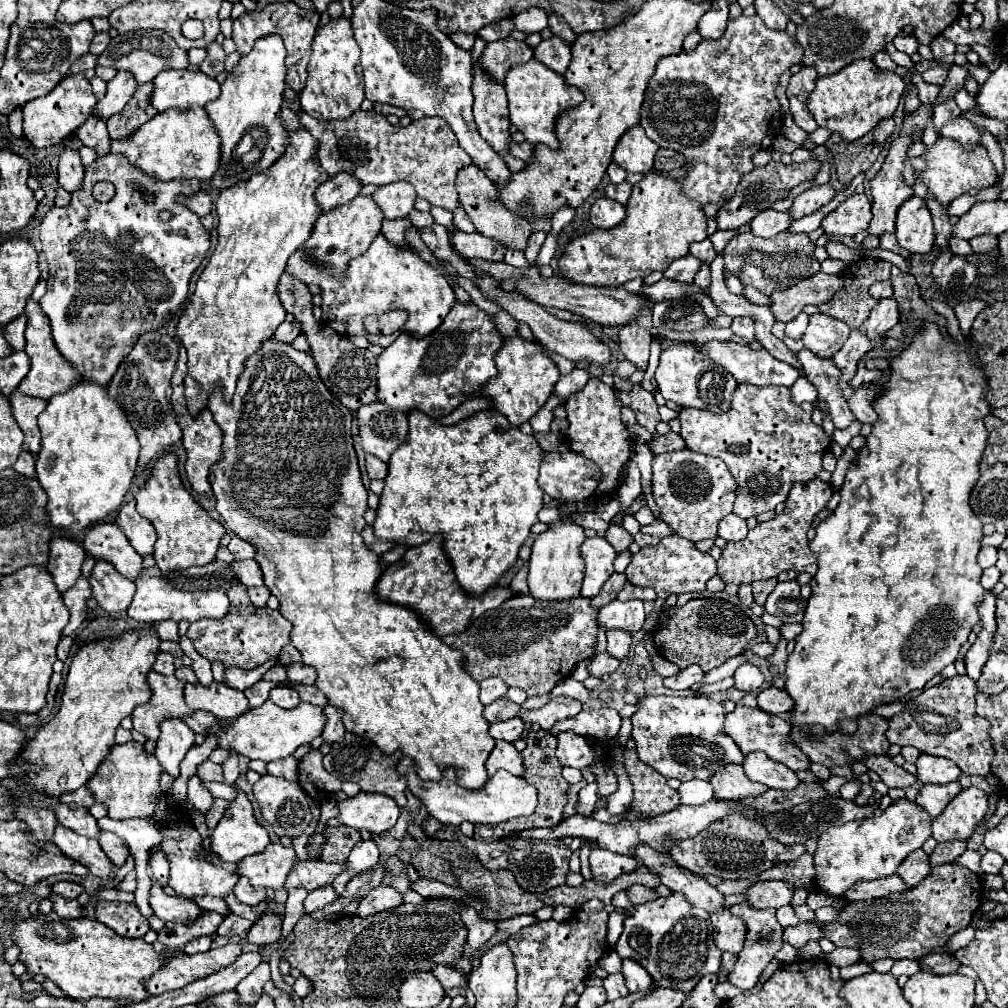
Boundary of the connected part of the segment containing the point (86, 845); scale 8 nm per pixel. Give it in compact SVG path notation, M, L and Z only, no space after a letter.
M57 825L57 831L53 835L53 843L71 859L85 865L93 875L111 881L117 877L117 869L113 863L109 863L109 857L101 851L97 839L81 837L63 825Z

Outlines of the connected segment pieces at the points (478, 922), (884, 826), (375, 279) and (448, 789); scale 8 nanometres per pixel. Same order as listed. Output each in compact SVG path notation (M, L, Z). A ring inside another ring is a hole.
M461 909L461 915L467 923L467 929L469 929L469 935L467 935L467 943L473 951L481 949L483 943L487 943L495 931L497 931L497 925L495 921L485 921L485 919L479 919L477 917L477 911L475 909Z
M907 799L893 801L891 807L879 817L851 821L841 827L831 827L819 837L817 851L813 855L815 865L815 889L835 899L843 897L849 887L859 881L875 881L889 877L897 871L901 861L919 849L931 837L929 815Z
M377 235L371 243L371 247L351 259L349 271L343 279L335 279L329 275L323 275L319 271L319 267L315 265L311 259L305 259L305 251L297 251L289 257L287 261L287 271L301 279L303 283L315 283L321 287L321 309L323 309L323 323L327 327L331 327L333 331L341 333L341 335L365 335L371 343L379 343L379 345L389 345L389 335L387 337L375 337L371 333L365 331L363 327L363 319L369 315L383 315L395 309L405 311L407 323L403 325L403 333L411 335L411 337L425 337L429 333L433 333L443 319L447 317L447 313L451 311L451 307L455 305L455 293L453 287L447 283L447 279L433 269L429 263L425 263L417 253L413 251L403 251L395 245L391 245L383 235Z
M401 759L397 769L407 775L407 787L413 791L415 797L419 797L425 803L427 813L431 817L435 817L437 821L441 821L443 825L459 827L463 821L469 821L473 825L503 823L503 821L513 819L513 817L533 815L533 811L537 807L537 789L531 783L527 783L523 777L515 777L509 771L497 771L495 775L489 777L489 783L485 785L485 789L469 791L469 789L463 789L455 783L455 773L451 769L445 771L445 775L439 783L421 781L413 771L411 759Z

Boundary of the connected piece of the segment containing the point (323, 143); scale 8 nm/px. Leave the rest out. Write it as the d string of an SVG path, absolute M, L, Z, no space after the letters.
M299 111L299 123L317 141L317 159L329 177L349 173L363 185L387 185L407 181L415 187L417 197L427 199L431 205L443 207L451 213L457 209L455 175L461 167L469 165L469 155L459 147L451 127L441 117L425 117L411 121L409 127L391 125L385 115L375 111L357 111L345 121L317 121L305 111Z

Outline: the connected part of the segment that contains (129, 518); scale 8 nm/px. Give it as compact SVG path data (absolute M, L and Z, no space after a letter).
M129 501L125 503L121 509L119 509L119 517L115 521L121 531L125 533L125 537L129 539L131 547L141 555L141 557L147 557L147 555L153 555L153 545L155 545L155 529L153 525L143 519L137 511L135 511L135 501Z

